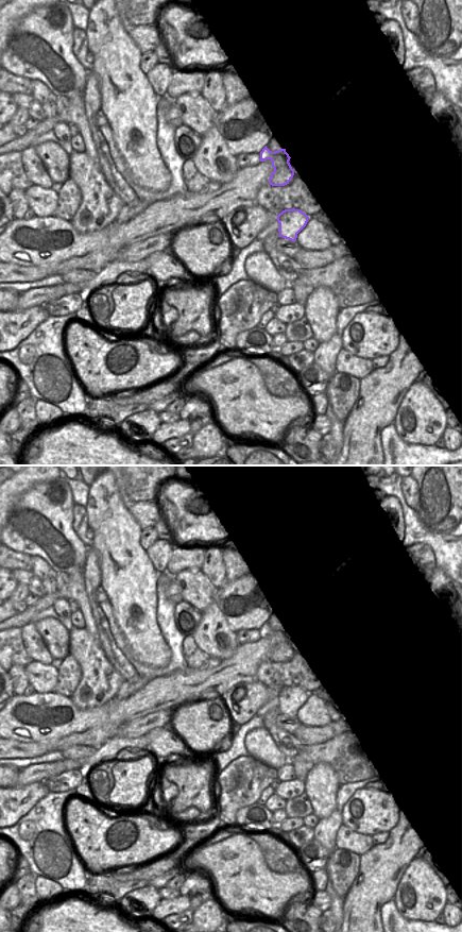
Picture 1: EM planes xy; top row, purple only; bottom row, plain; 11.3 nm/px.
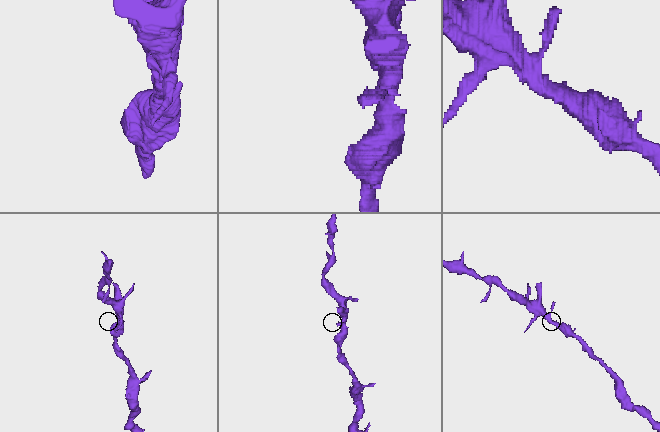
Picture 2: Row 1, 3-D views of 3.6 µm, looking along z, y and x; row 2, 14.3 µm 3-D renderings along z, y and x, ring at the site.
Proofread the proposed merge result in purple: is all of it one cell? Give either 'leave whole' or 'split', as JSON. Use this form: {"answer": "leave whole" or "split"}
{"answer": "leave whole"}

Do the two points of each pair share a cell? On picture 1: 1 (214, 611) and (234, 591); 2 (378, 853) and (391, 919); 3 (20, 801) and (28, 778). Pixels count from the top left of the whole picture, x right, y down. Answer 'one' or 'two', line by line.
1: two
2: two
3: two

